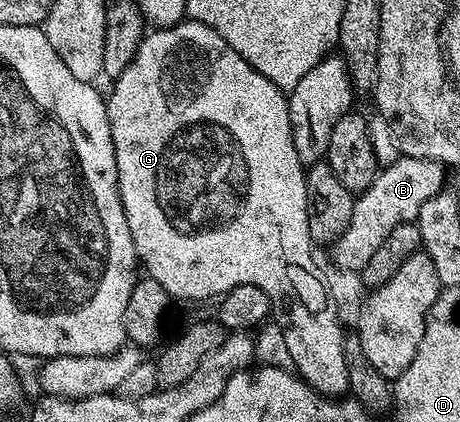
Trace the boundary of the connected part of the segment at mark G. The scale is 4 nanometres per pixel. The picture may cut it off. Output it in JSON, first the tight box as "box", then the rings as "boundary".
{"box":[105,18,350,398],"boundary":[[[186,18],[181,24],[173,24],[171,28],[150,30],[143,35],[136,56],[128,62],[128,70],[113,81],[114,89],[110,96],[105,97],[108,126],[112,130],[112,146],[116,154],[116,174],[120,202],[124,206],[124,214],[128,218],[128,230],[132,230],[132,242],[136,246],[141,267],[149,279],[160,282],[164,290],[175,300],[210,300],[221,298],[232,286],[251,284],[260,286],[270,299],[273,323],[284,334],[284,343],[288,346],[288,354],[293,371],[301,376],[307,384],[317,389],[327,398],[342,398],[350,391],[348,382],[348,362],[344,342],[346,336],[342,332],[342,324],[338,321],[338,312],[330,301],[331,289],[326,287],[325,279],[320,270],[312,263],[312,241],[308,230],[308,194],[306,193],[306,168],[296,154],[296,146],[292,138],[290,125],[290,102],[287,93],[281,92],[264,74],[260,74],[244,59],[216,30],[204,26],[200,22]]]}

